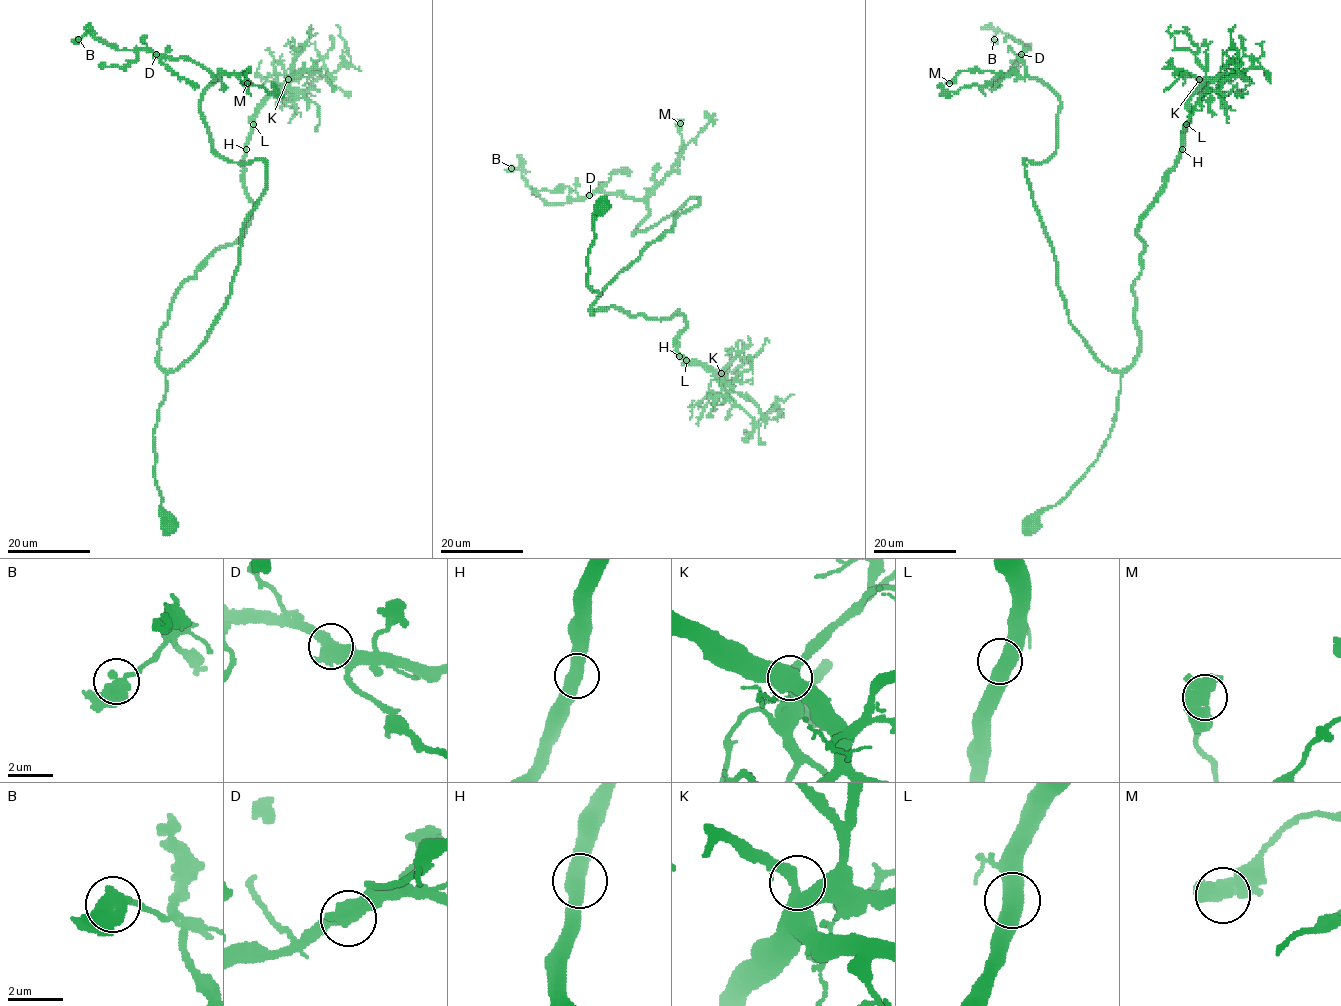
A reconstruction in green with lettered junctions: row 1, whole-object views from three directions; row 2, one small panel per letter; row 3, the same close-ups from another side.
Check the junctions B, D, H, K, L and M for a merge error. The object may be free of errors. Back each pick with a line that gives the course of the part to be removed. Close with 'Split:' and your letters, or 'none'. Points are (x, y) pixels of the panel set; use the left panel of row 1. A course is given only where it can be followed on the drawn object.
Split: none

